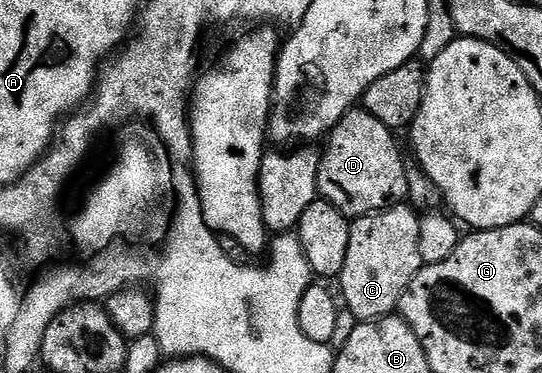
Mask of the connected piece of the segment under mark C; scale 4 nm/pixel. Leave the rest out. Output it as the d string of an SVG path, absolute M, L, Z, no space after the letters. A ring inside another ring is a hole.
M394 205L387 211L377 211L373 215L362 215L360 219L350 222L350 240L347 241L347 261L343 261L343 269L339 276L343 307L350 311L357 319L376 321L392 316L401 306L401 298L411 285L415 273L422 269L419 257L419 225L421 224L418 212L408 205Z

